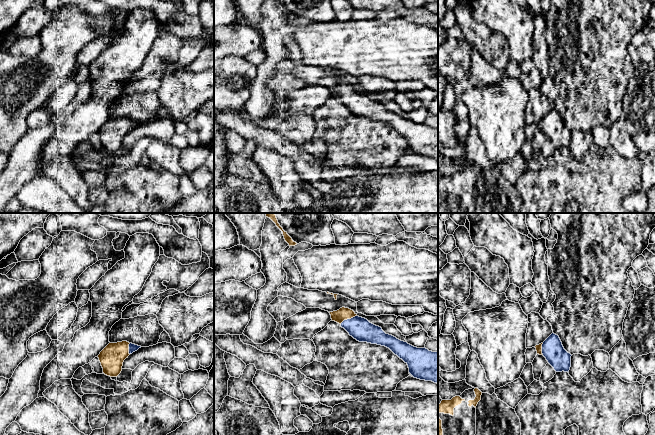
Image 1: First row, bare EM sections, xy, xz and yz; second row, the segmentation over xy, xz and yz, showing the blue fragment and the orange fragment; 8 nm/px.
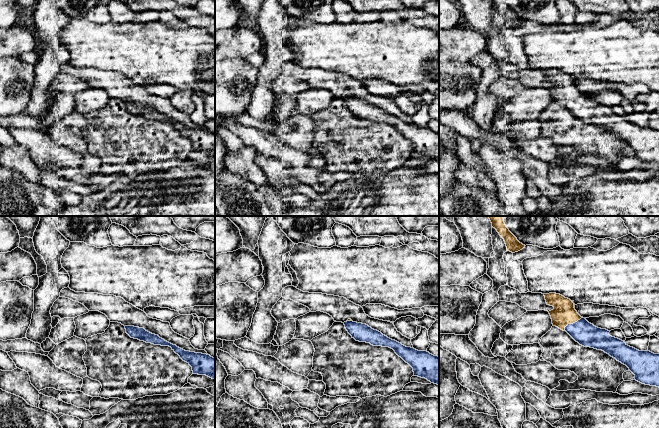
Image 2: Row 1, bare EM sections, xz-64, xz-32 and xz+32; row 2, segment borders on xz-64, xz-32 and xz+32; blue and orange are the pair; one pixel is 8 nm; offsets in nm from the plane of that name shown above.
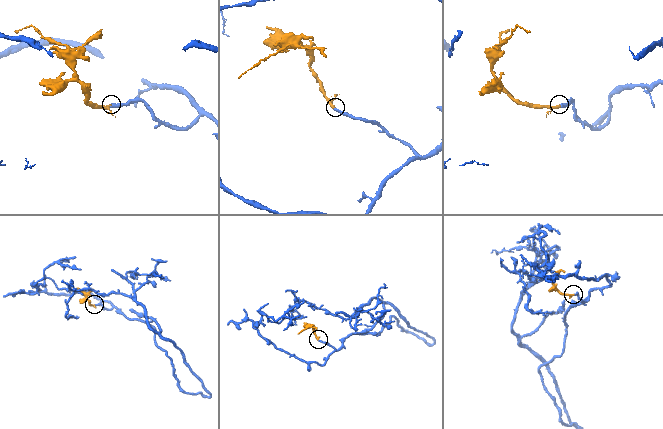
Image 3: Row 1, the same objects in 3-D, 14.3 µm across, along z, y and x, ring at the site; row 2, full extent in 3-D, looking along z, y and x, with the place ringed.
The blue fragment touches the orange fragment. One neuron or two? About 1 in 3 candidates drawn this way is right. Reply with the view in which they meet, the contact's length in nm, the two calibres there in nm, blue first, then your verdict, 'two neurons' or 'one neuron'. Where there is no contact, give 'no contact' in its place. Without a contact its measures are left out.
meets blue in xz; contact 150 nm long; 180 nm thick on the blue side, 100 nm on the other; one neuron

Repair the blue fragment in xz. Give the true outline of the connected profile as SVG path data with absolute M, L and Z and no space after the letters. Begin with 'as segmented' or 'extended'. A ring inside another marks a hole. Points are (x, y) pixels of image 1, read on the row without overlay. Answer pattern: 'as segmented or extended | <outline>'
extended | M342 83L329 89L332 97L339 99L357 117L389 124L408 141L409 149L414 154L438 160L438 128L414 123L386 110L381 103L359 93L349 84Z

